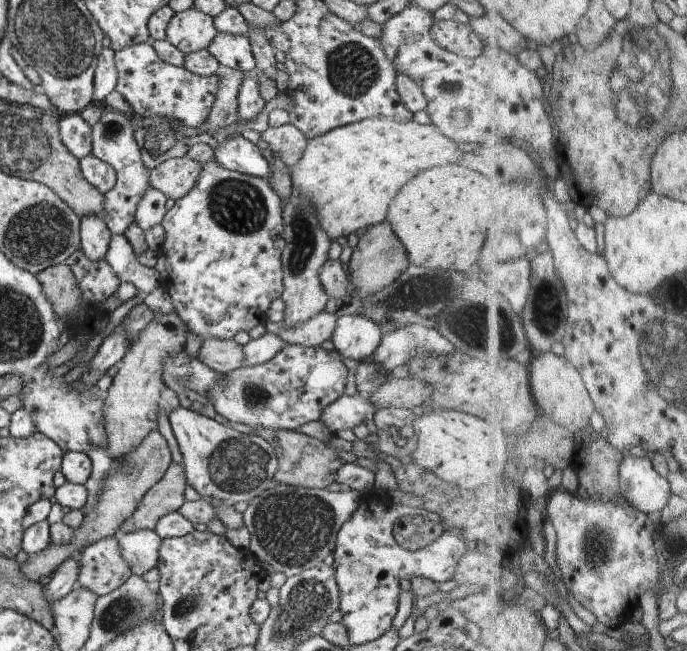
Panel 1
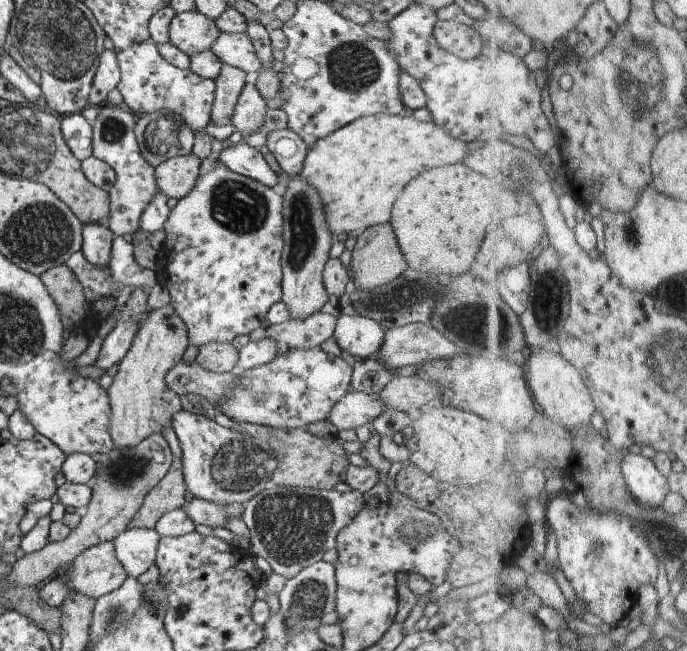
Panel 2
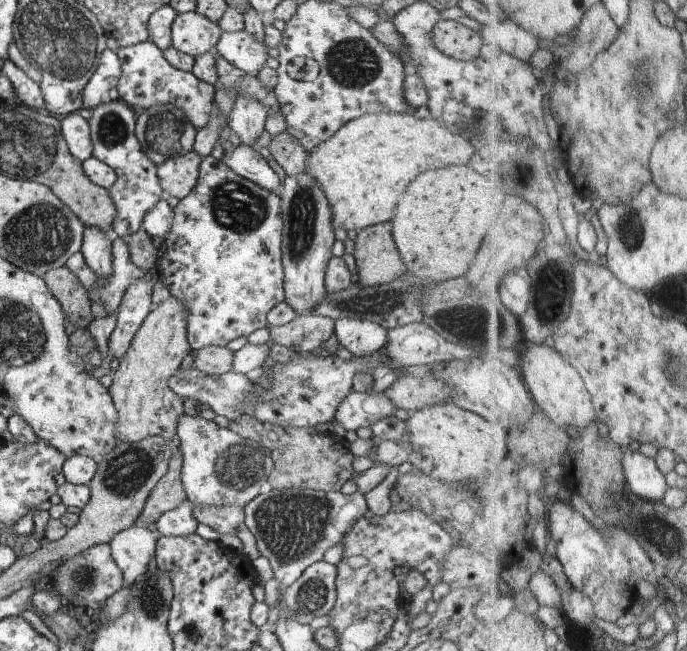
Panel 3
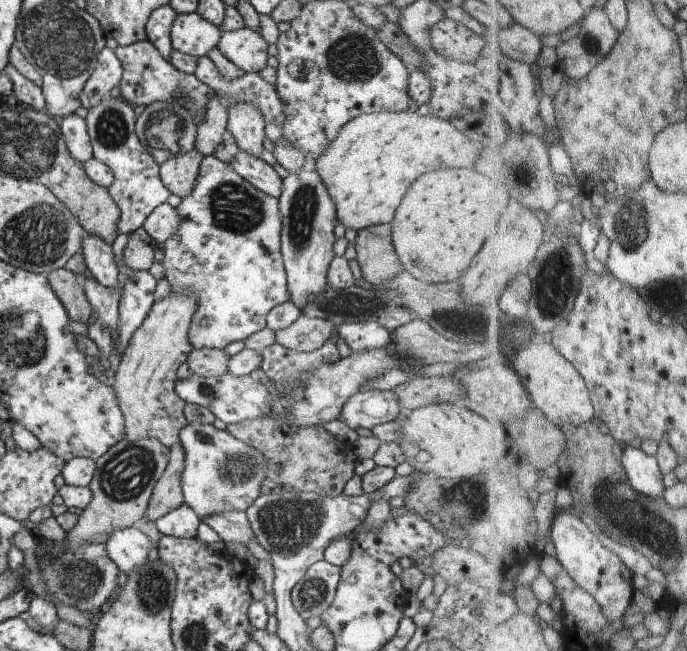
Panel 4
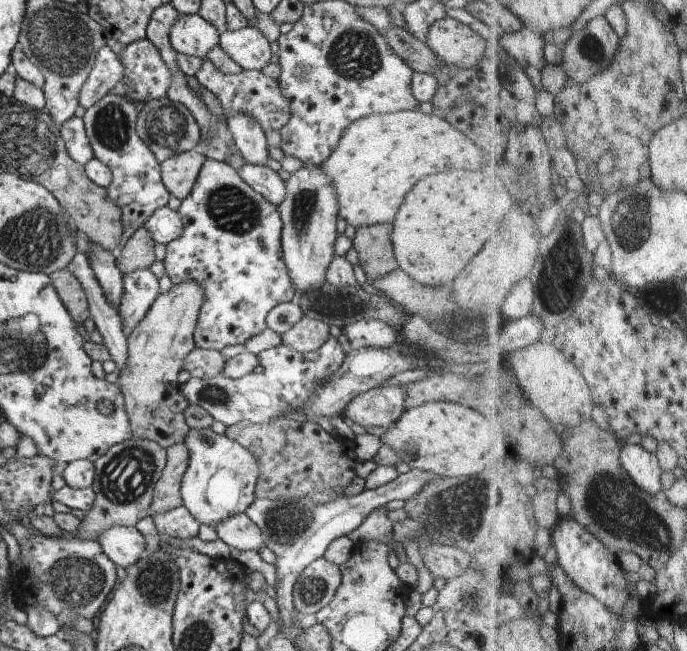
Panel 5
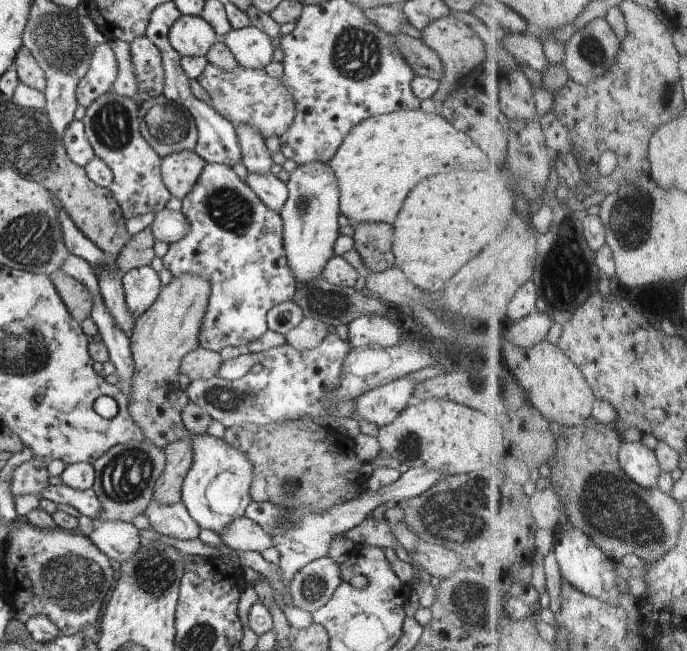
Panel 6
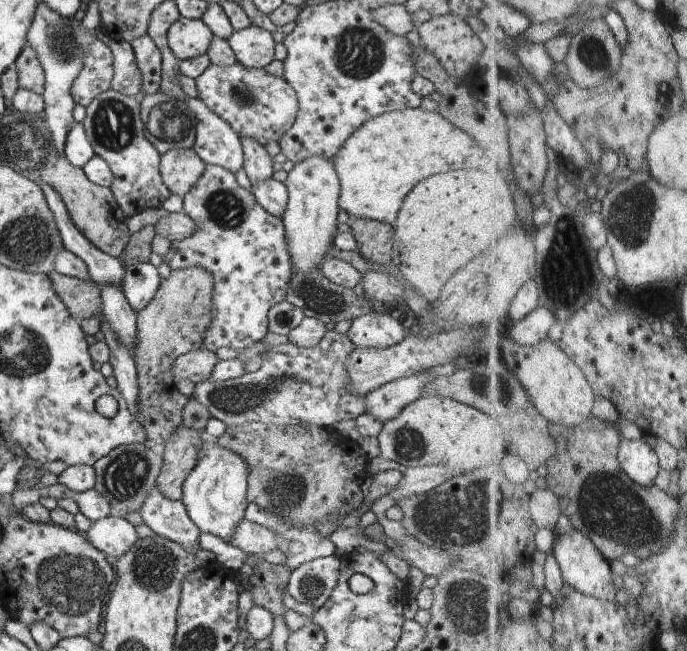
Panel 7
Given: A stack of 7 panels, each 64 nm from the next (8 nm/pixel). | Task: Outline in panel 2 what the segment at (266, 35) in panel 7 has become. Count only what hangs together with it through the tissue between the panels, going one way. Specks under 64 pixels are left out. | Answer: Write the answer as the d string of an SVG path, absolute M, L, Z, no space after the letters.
M221 32L211 50L221 63L234 66L249 76L254 77L263 68L248 34Z

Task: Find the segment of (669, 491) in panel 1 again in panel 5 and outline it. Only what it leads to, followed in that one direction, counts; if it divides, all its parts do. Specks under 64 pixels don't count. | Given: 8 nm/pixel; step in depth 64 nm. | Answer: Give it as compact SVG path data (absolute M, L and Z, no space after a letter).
M630 444L624 448L622 462L638 486L647 492L660 494L666 490L663 482L665 470L657 453L640 444Z

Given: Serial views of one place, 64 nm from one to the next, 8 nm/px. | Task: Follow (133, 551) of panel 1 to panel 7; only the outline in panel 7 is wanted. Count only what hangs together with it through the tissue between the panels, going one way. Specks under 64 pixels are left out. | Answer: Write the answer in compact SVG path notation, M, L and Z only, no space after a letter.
M108 516L94 522L90 530L87 531L88 540L103 553L108 556L118 558L122 556L139 539L136 535L135 520L118 516Z

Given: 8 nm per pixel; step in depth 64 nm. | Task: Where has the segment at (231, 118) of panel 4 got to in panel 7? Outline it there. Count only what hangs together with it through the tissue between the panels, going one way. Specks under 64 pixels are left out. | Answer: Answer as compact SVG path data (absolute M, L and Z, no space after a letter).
M248 135L245 138L240 136L240 138L244 153L243 168L252 184L272 177L273 161L266 149Z

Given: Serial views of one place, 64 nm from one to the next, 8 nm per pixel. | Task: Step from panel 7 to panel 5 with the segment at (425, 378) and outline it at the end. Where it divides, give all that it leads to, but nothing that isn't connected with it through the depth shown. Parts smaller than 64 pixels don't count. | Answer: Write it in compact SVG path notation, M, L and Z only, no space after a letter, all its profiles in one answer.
M394 384L394 386L384 386L374 388L360 396L356 396L345 409L344 418L349 418L354 424L359 424L364 428L389 428L394 423L398 422L402 414L407 410L404 406L406 402L406 385Z

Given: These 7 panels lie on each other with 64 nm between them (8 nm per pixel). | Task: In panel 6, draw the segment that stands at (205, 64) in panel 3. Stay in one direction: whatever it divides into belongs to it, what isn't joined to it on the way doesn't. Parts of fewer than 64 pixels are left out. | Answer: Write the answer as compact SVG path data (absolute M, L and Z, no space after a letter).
M208 63L197 82L208 92L210 106L219 116L228 120L234 128L245 123L265 140L271 136L280 137L287 132L296 117L294 98L290 95L290 90L286 90L286 84L281 78L268 76L264 69L238 66L232 72L226 72Z

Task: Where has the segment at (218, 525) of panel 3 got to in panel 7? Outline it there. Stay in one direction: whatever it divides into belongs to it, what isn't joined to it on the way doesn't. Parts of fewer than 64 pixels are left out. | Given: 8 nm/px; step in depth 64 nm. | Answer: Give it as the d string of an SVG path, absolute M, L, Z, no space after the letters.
M245 516L239 520L232 537L227 542L250 555L264 554L278 548L279 541L274 531L266 526L249 521Z

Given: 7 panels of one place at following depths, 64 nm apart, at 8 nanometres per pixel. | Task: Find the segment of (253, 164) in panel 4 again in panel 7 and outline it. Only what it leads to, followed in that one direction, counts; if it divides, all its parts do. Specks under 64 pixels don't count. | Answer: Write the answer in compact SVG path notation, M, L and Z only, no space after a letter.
M270 177L252 184L251 188L251 193L255 195L256 202L270 214L281 218L289 201L288 187L285 183Z

